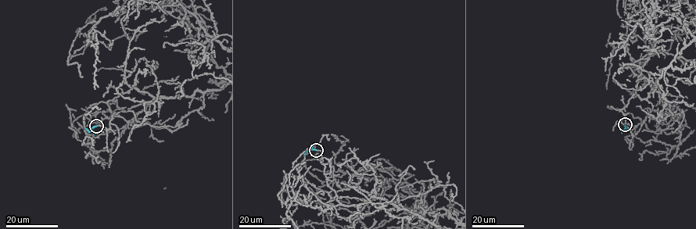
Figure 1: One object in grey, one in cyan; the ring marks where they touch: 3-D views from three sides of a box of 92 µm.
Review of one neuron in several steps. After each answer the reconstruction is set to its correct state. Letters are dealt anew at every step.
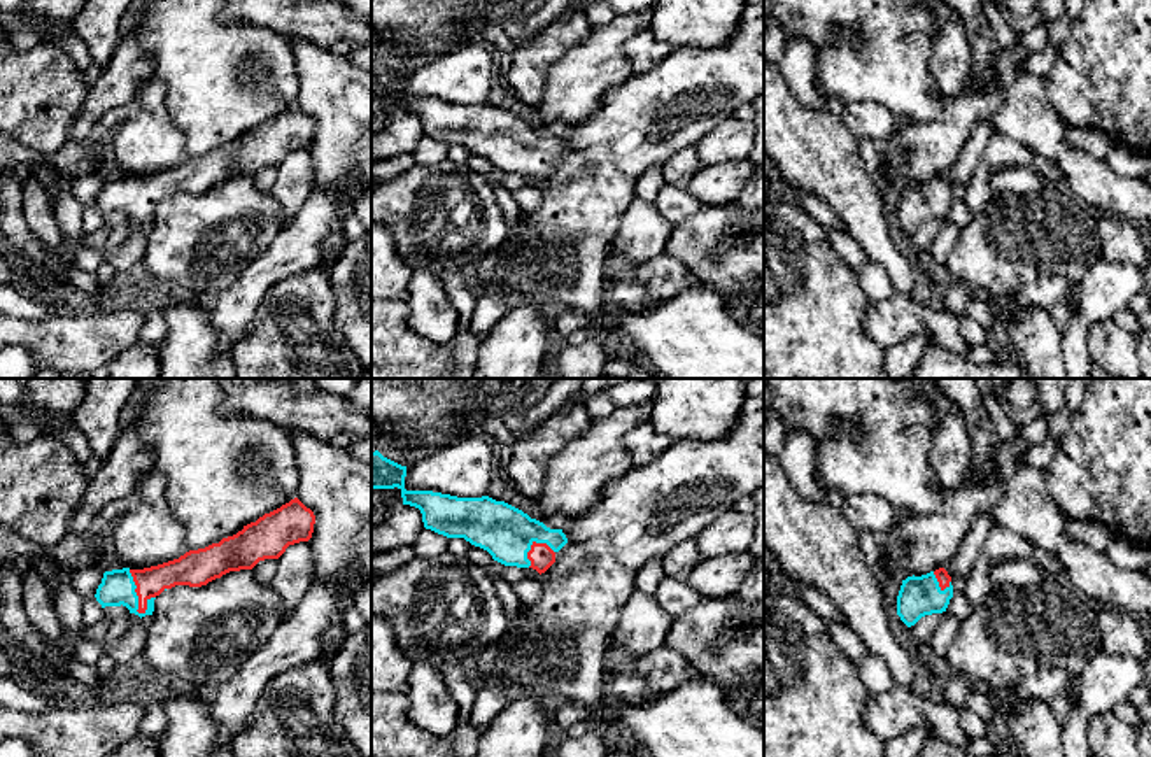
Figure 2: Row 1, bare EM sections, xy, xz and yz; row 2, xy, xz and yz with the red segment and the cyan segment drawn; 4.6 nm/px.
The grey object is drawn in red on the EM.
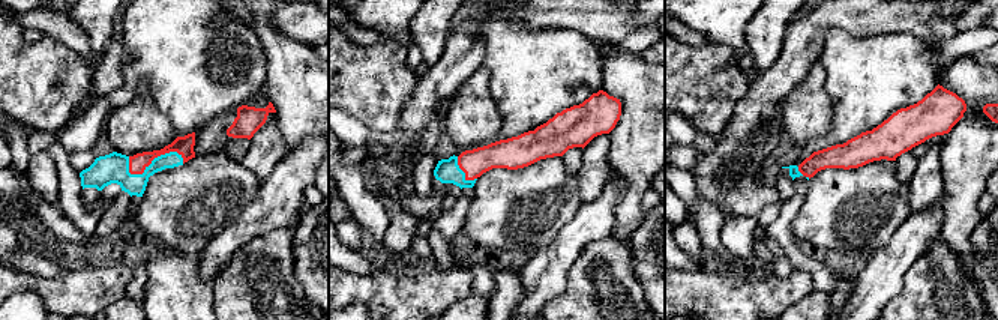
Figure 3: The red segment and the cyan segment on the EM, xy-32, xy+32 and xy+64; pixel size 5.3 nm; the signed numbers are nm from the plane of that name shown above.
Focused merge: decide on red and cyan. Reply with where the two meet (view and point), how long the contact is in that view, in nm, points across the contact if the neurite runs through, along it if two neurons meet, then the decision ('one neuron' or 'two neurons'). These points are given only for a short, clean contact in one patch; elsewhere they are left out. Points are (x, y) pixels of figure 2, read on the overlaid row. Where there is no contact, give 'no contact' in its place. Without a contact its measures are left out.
meets red in xy at (137, 594); contact 220 nm long; runs through xy (151, 582), (137, 594), (130, 587), (118, 587); one neuron

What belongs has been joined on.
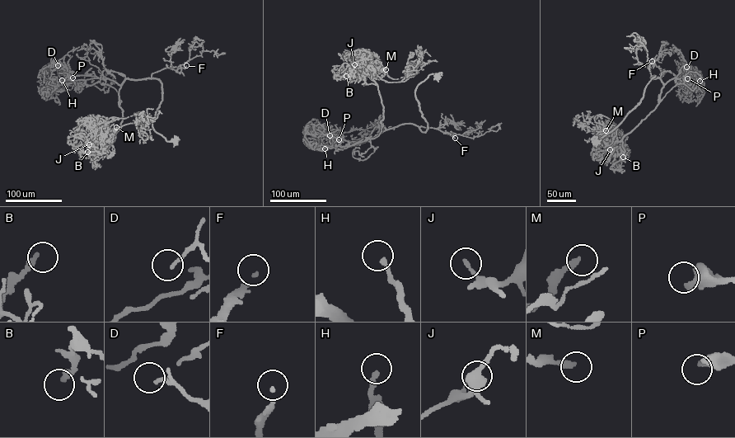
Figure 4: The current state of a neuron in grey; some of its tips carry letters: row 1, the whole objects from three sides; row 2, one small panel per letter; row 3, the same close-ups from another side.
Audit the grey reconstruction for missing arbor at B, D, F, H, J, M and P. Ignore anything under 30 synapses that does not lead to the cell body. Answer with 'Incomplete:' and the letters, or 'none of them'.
Incomplete: F, M, P

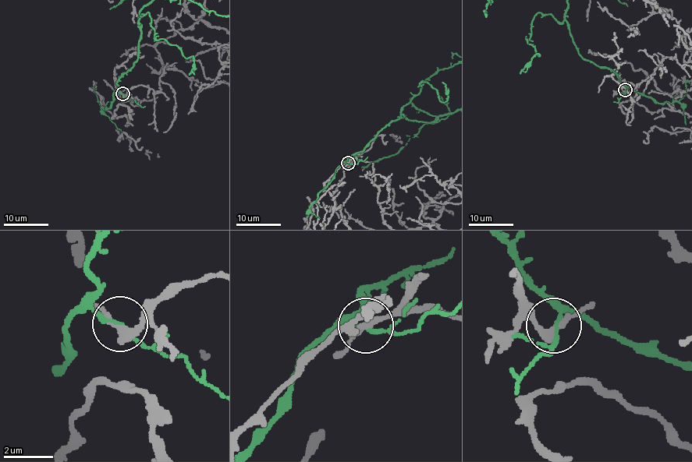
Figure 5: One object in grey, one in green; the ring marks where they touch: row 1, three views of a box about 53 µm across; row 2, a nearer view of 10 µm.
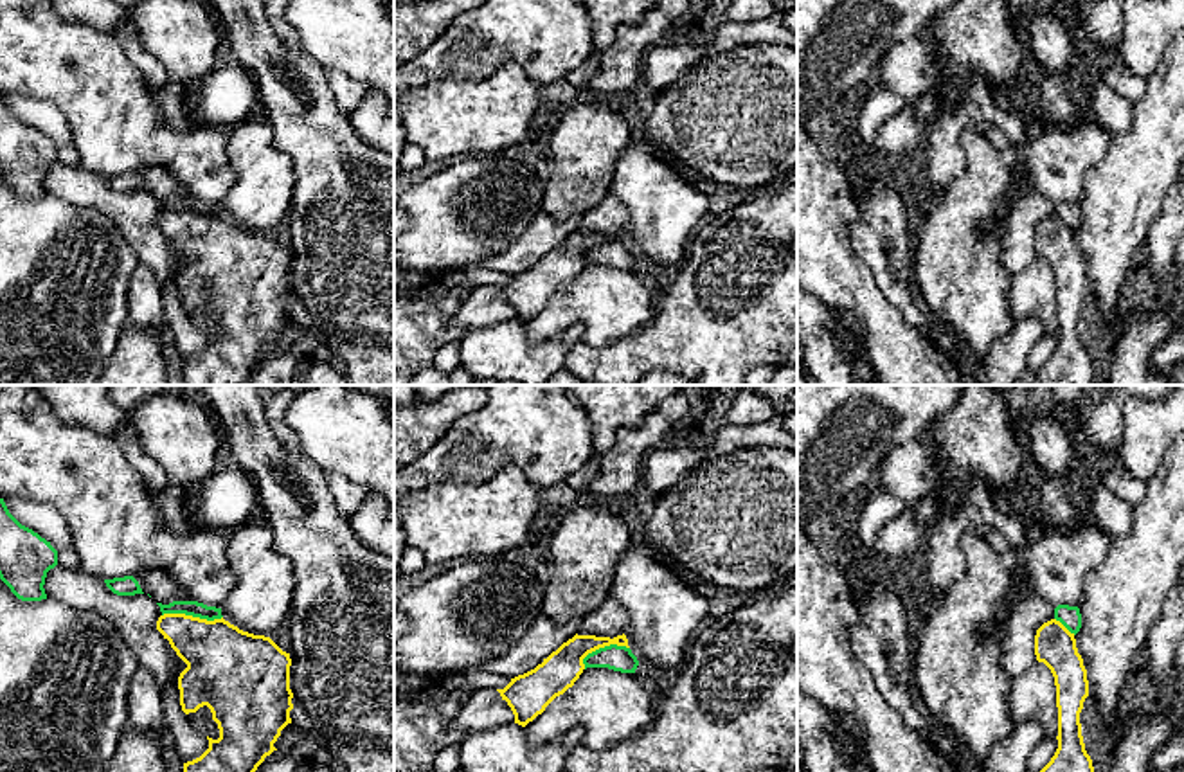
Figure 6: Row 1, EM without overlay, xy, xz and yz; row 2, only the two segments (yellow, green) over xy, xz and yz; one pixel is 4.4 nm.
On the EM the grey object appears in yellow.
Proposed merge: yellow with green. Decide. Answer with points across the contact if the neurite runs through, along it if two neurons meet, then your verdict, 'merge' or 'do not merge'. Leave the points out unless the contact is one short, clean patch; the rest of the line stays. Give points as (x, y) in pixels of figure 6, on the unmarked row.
do not merge

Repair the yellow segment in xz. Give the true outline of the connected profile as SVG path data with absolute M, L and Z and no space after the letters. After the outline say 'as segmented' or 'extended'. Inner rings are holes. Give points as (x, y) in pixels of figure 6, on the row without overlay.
M574 232L552 248L534 266L511 275L504 286L497 286L515 311L515 320L525 324L560 292L563 292L585 266L583 256L605 243L628 243L626 232L596 234Z | as segmented

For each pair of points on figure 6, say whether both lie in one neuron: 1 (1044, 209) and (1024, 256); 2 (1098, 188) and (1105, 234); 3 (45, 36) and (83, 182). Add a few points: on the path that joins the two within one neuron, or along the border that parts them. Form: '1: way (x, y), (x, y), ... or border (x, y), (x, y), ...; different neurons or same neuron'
1: way (1031, 220), (1024, 227), (1024, 243); same neuron
2: way (1105, 198), (1105, 224); same neuron
3: border (80, 164), (103, 177); different neurons

